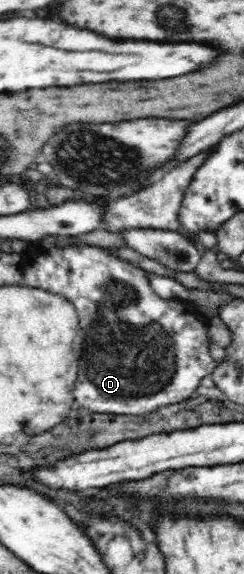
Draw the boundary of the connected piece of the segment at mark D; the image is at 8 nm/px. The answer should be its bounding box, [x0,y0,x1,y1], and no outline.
[20,245,218,415]

